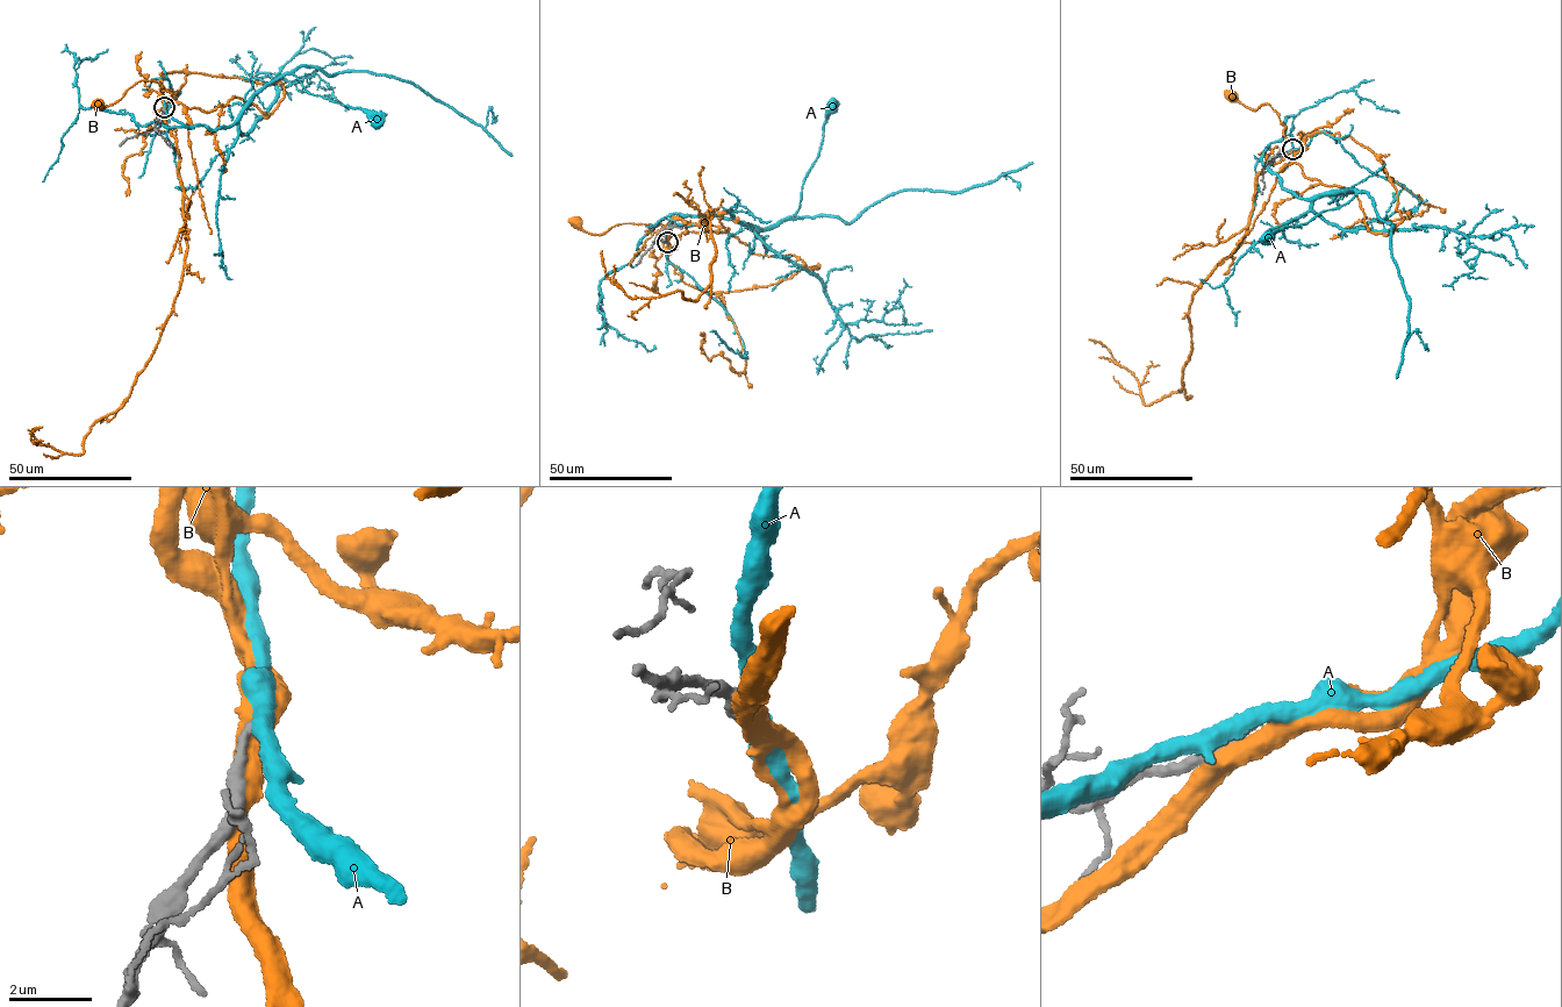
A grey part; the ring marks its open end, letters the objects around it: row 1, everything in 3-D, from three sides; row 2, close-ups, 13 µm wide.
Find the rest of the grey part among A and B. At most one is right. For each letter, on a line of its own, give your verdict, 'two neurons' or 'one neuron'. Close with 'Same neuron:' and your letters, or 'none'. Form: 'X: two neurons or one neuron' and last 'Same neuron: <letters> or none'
A: two neurons
B: two neurons
Same neuron: none

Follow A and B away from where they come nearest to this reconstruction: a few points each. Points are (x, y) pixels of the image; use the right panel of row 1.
A: (1291, 150), (1274, 157), (1269, 168), (1287, 190), (1305, 199), (1356, 192), (1338, 207), (1267, 238)
B: (1289, 151), (1301, 147), (1301, 135), (1292, 141), (1284, 135), (1284, 127), (1269, 105), (1251, 108), (1231, 95)

